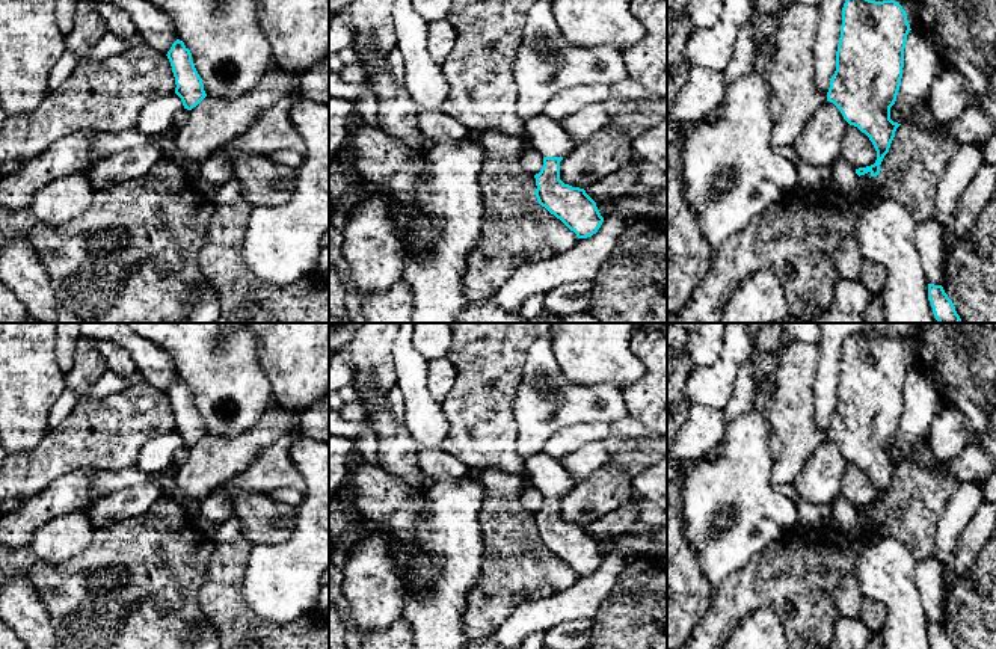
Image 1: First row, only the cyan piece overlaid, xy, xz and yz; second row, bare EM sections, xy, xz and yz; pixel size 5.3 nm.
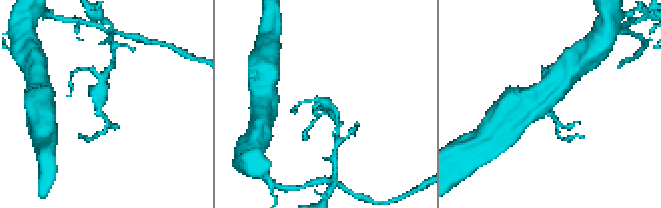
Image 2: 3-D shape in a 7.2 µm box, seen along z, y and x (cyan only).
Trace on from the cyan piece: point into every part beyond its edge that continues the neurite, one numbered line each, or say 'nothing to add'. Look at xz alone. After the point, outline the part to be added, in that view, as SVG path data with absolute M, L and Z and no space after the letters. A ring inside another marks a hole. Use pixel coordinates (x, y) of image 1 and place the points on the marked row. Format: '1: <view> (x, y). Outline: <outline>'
1: xz (547, 136). Outline: M545 113L525 121L528 148L536 149L542 157L564 157L573 149L570 137L558 121Z

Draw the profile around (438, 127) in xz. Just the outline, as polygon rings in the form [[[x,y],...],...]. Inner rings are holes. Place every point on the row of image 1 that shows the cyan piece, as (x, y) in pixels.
[[[441,110],[420,112],[418,127],[432,143],[460,139],[471,133],[468,127],[459,124]]]

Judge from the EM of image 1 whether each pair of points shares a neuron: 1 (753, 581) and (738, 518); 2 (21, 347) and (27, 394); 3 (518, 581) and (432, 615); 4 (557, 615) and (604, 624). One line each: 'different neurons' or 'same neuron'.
1: different neurons
2: same neuron
3: different neurons
4: different neurons

